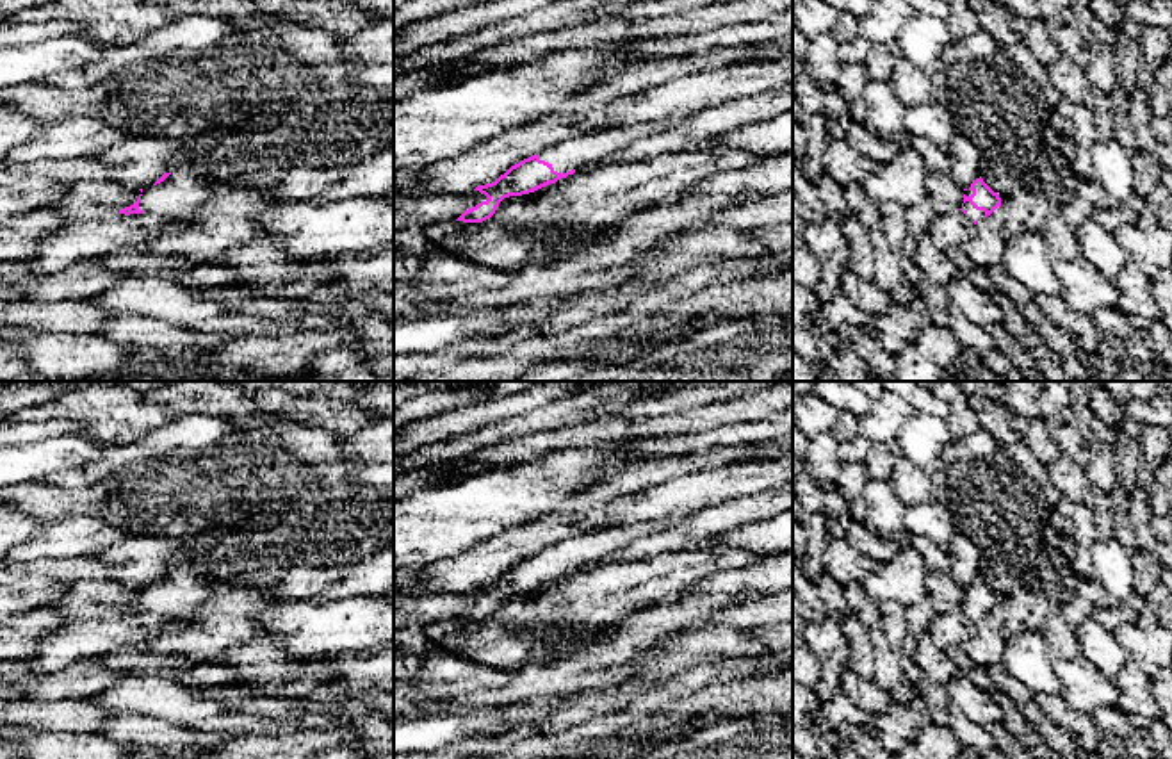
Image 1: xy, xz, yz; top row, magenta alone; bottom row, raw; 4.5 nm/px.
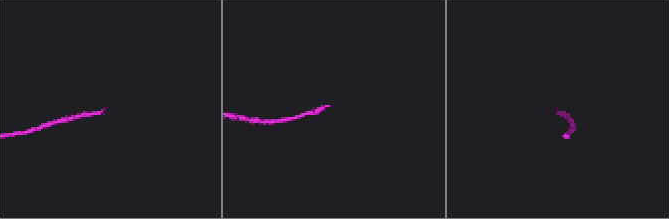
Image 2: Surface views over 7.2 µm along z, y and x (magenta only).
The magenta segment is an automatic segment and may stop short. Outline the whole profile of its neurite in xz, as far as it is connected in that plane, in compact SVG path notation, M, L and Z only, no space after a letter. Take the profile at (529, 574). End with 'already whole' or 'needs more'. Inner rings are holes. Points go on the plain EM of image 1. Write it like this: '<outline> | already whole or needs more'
M673 515L661 520L595 527L566 538L538 554L520 559L495 581L477 584L474 590L479 590L488 599L465 609L456 620L483 622L495 613L504 597L529 593L549 583L556 583L588 563L598 561L643 536L680 524L686 518L688 515Z | needs more

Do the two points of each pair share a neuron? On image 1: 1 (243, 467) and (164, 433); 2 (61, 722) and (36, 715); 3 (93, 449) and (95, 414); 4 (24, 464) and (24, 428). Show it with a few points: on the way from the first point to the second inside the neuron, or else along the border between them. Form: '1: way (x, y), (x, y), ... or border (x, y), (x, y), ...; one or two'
1: border (216, 426), (211, 440), (173, 437), (136, 451); two
2: way (56, 717), (41, 715); one
3: border (81, 433), (109, 446); two
4: border (65, 435), (18, 444); two

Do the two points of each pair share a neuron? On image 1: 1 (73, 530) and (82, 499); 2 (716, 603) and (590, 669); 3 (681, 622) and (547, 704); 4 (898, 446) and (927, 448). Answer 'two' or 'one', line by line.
1: two
2: one
3: two
4: one

